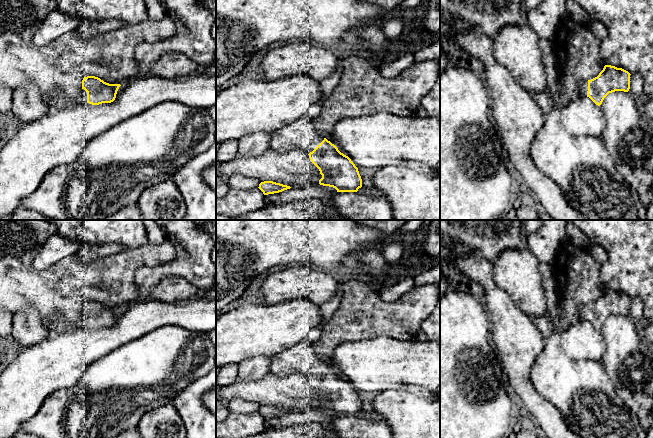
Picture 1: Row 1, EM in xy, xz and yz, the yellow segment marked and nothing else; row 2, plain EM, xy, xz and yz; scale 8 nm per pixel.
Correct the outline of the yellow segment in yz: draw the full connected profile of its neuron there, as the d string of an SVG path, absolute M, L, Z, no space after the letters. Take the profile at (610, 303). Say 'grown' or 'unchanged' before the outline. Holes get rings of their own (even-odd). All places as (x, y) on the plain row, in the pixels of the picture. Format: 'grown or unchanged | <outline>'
grown | M605 289L597 301L581 305L577 310L576 318L589 321L596 329L600 330L609 317L629 315L630 299L622 292Z

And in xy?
grown | M87 300L82 304L83 324L92 329L111 327L115 324L120 308L109 308L98 301Z

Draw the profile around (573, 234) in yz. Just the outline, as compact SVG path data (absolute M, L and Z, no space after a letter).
M567 222L566 228L566 239L569 240L574 246L580 249L588 250L591 246L591 241L579 228L574 226L572 223Z

